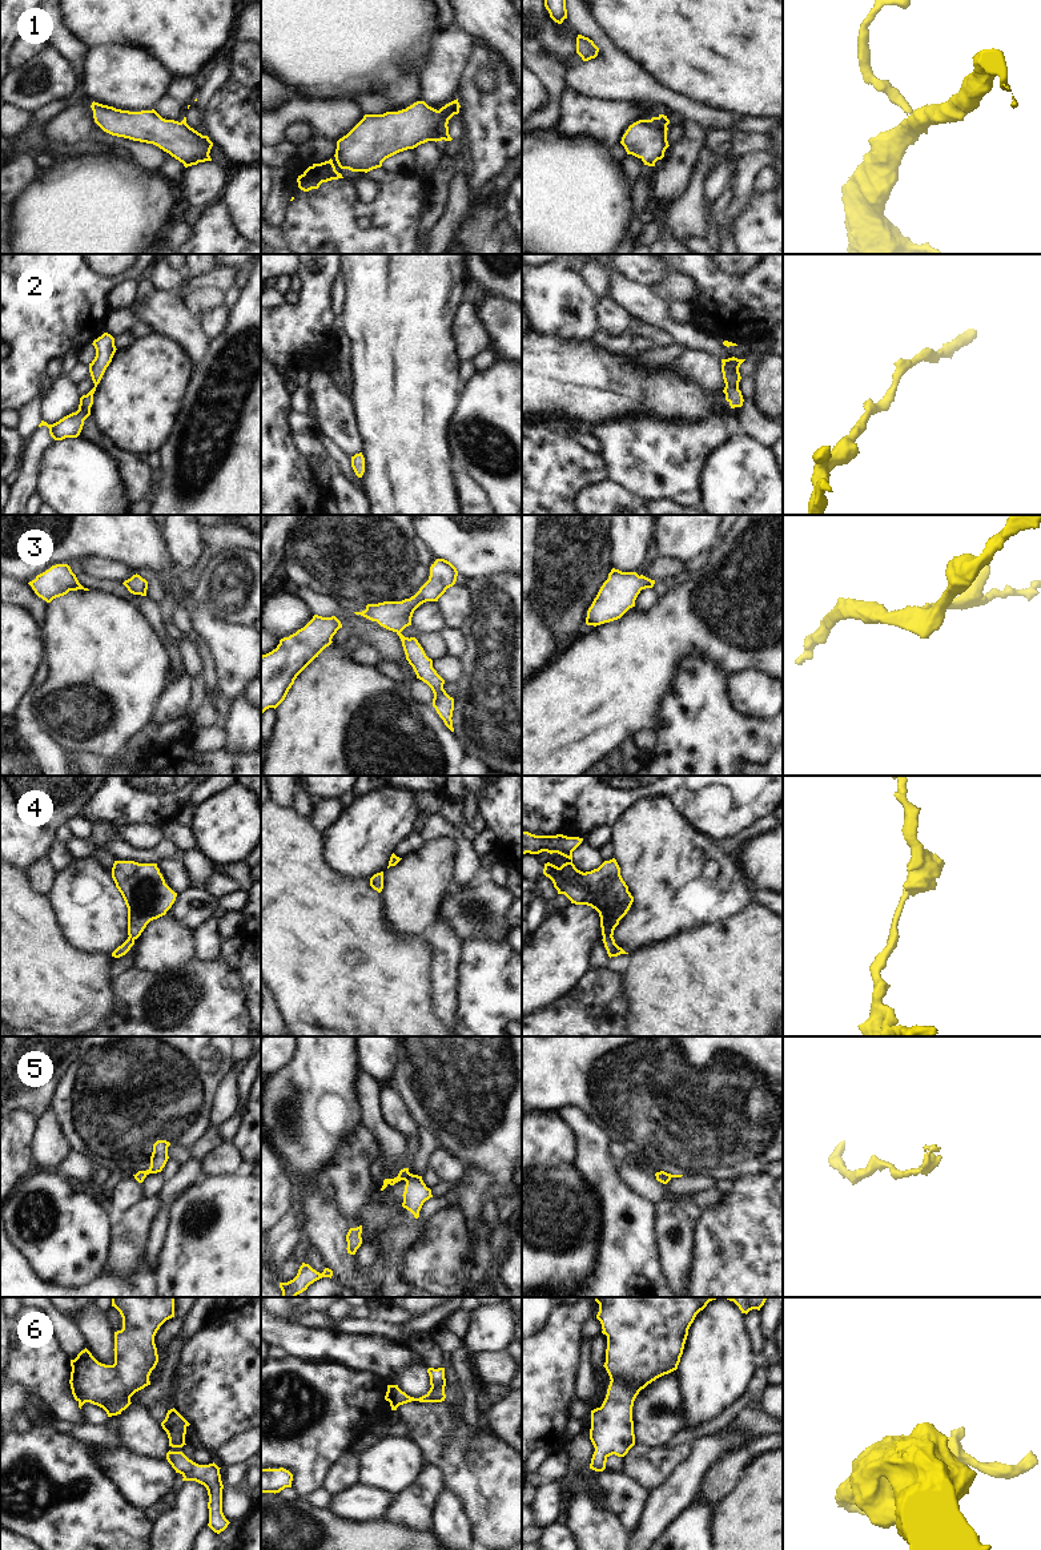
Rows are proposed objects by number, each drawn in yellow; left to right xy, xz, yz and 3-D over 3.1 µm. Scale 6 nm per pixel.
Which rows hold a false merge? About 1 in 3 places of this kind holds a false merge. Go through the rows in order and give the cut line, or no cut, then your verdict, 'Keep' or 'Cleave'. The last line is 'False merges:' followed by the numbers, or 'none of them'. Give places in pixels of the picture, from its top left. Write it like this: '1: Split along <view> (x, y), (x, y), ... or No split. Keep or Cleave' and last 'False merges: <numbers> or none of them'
1: Split along yz (650, 120), (666, 127). Cleave
2: No split. Keep
3: No split. Keep
4: No split. Keep
5: Split along xz (409, 1172), (404, 1178), (398, 1176). Cleave
6: No split. Keep
False merges: 1, 5.

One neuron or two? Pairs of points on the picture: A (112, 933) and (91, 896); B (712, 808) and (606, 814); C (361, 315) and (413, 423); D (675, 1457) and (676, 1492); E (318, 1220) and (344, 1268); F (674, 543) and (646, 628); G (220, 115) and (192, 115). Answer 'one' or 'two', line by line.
A: one
B: one
C: one
D: two
E: one
F: two
G: two

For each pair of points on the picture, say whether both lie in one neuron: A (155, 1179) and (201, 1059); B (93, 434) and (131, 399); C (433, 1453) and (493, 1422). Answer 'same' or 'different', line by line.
A: different
B: different
C: different

